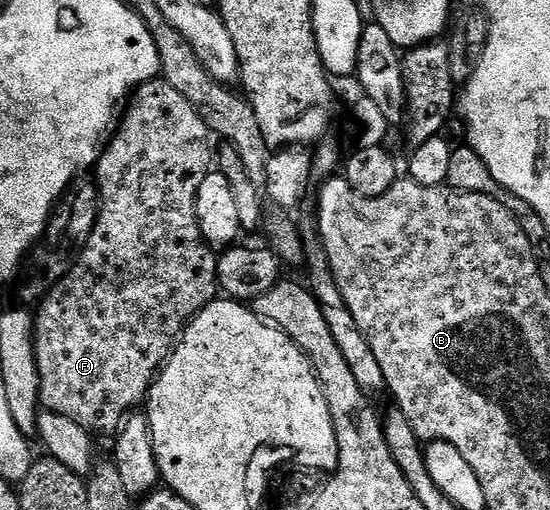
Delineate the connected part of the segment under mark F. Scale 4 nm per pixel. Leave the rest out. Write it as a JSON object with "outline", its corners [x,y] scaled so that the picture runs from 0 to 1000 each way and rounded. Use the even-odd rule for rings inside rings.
{"outline":[[[280,157],[249,171],[218,225],[216,253],[200,269],[173,327],[173,343],[176,341],[173,363],[182,375],[184,390],[171,453],[151,480],[153,488],[145,492],[149,498],[136,506],[122,535],[96,559],[96,567],[84,575],[78,590],[65,602],[60,633],[60,680],[71,729],[75,796],[107,816],[122,816],[122,824],[136,824],[136,831],[144,831],[171,853],[182,855],[182,851],[198,849],[204,853],[218,843],[222,827],[255,798],[249,794],[255,788],[258,794],[269,782],[271,763],[278,757],[280,741],[300,716],[307,696],[315,692],[315,680],[322,676],[336,641],[369,602],[378,600],[396,582],[396,500],[391,496],[389,484],[382,482],[373,465],[365,461],[358,429],[362,361],[369,361],[369,353],[391,325],[391,292],[387,294],[385,276],[389,278],[389,273],[384,269],[380,245],[369,235],[369,227],[362,227],[362,220],[355,220],[355,212],[347,212],[347,204],[338,192],[324,176],[311,173],[311,165],[304,165],[296,157]]]}

